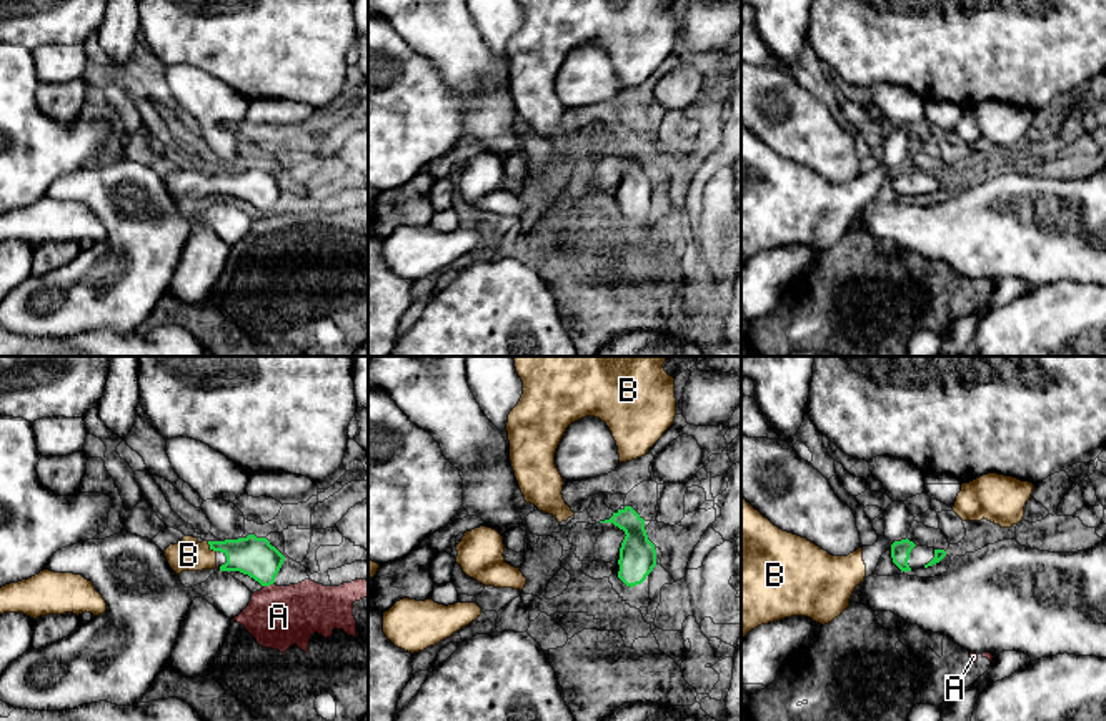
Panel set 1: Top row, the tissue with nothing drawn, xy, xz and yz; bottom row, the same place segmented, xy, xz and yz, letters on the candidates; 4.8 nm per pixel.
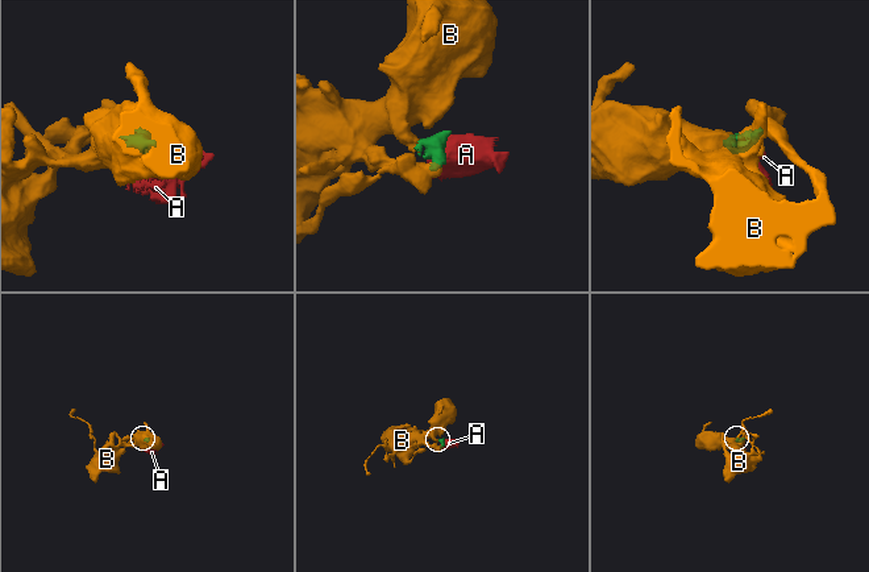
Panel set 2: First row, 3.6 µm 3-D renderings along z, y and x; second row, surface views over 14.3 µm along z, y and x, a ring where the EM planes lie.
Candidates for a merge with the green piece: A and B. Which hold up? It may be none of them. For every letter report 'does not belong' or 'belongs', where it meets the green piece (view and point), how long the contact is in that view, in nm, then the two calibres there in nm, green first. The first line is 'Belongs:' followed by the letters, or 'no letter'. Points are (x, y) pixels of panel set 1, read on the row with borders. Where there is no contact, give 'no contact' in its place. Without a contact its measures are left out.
Belongs: B
A: does not belong; contact xy (267, 585); length 50 nm; calibres 190 and 300 nm
B: belongs; contact xy (210, 546); length 70 nm; calibres 190 and 160 nm

